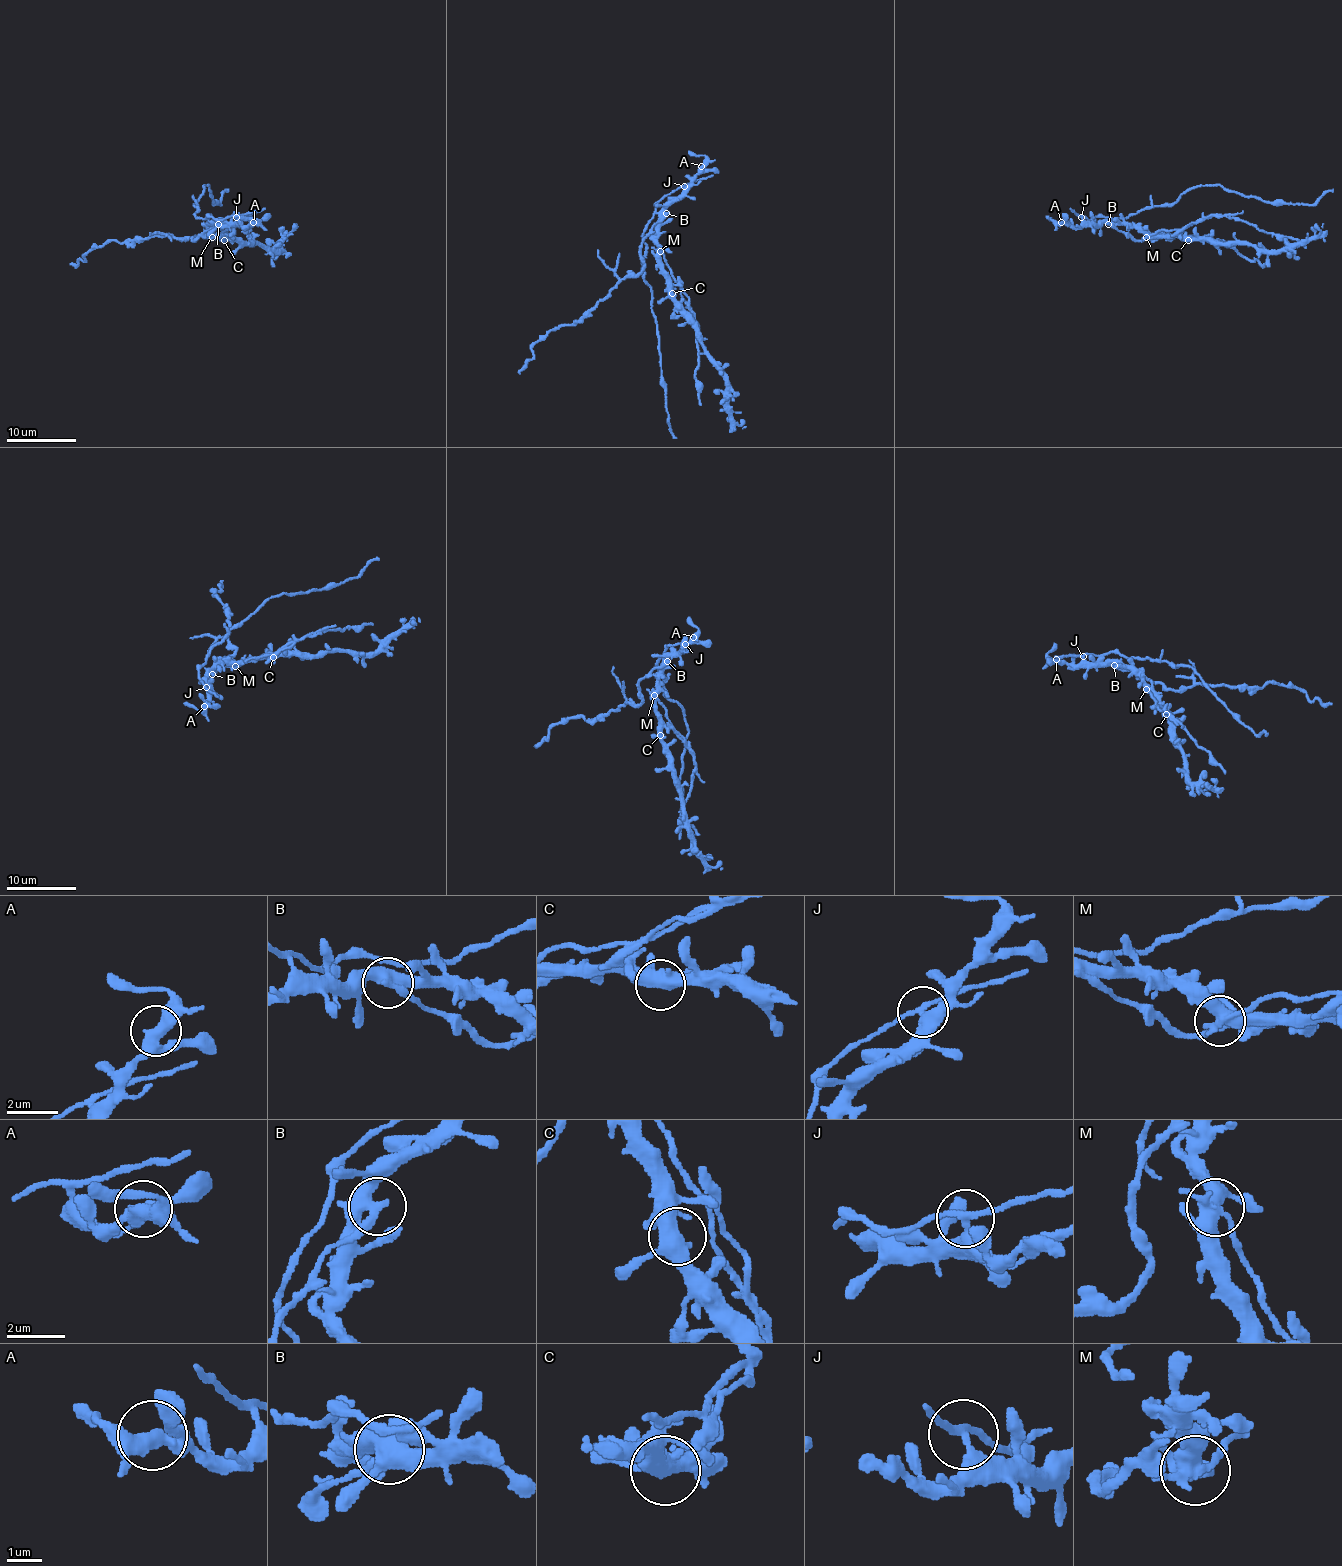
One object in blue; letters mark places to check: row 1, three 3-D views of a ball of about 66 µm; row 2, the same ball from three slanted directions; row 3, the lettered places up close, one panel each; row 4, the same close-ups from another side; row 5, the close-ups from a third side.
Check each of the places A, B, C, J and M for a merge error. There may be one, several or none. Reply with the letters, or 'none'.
B, J, M

